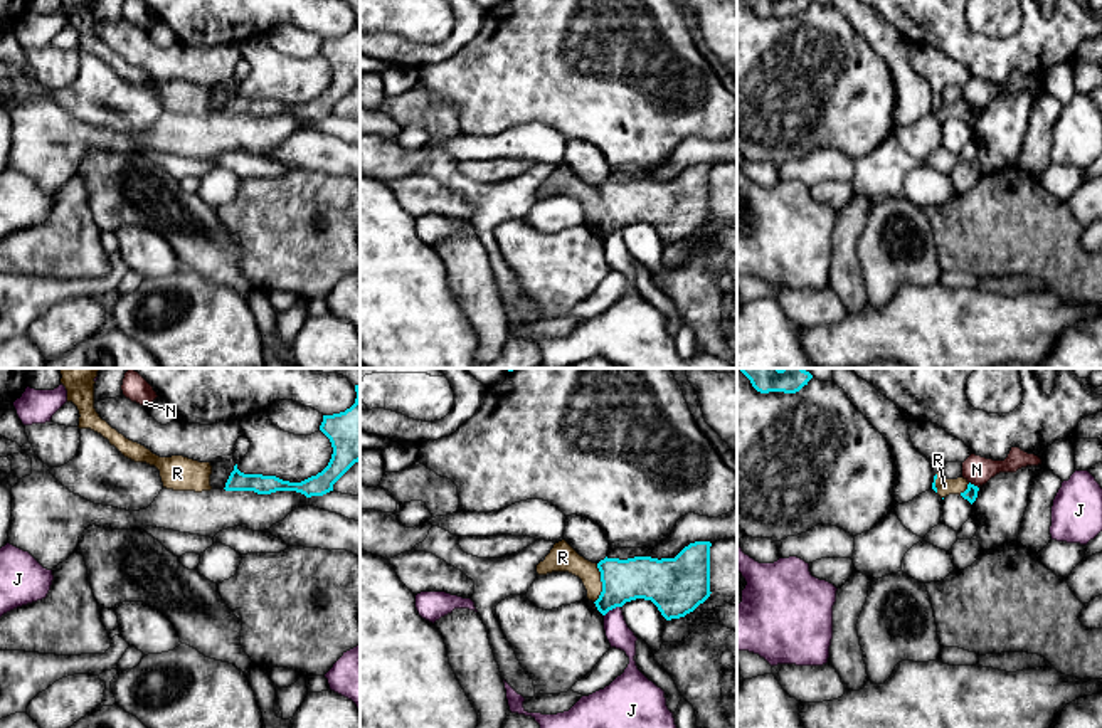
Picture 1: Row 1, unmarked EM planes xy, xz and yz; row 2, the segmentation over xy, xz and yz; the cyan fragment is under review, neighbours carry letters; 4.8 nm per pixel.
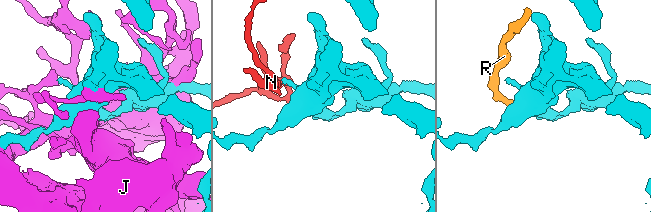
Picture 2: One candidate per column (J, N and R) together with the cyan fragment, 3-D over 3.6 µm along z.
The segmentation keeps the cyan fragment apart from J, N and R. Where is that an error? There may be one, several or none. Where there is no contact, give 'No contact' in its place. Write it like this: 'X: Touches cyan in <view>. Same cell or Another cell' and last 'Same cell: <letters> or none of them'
J: Touches cyan in xz. Another cell
N: Touches cyan in yz. Another cell
R: Touches cyan in xz. Same cell
Same cell: R

